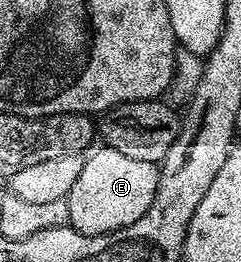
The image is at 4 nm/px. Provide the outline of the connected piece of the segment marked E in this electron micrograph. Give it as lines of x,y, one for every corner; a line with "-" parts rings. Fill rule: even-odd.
105,147
95,148
90,155
83,160
80,176
76,183
72,183
72,191
68,191
64,199
68,203
70,228
95,237
136,223
136,219
152,207
158,186
158,165
143,163
140,159
132,159
121,151

